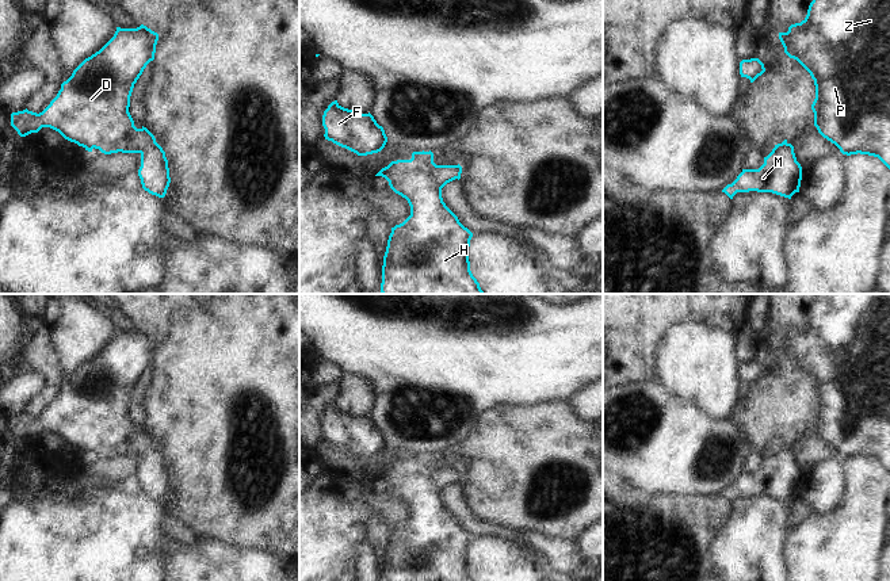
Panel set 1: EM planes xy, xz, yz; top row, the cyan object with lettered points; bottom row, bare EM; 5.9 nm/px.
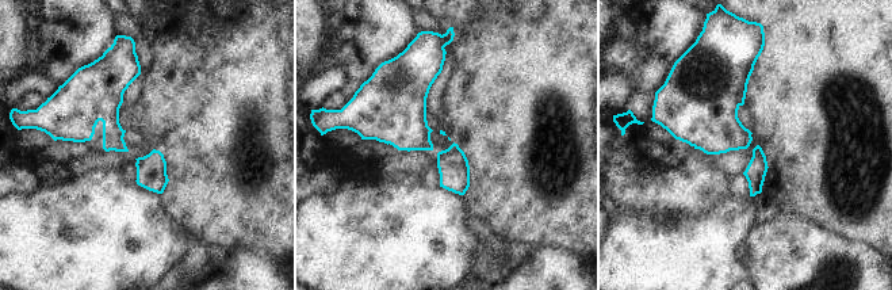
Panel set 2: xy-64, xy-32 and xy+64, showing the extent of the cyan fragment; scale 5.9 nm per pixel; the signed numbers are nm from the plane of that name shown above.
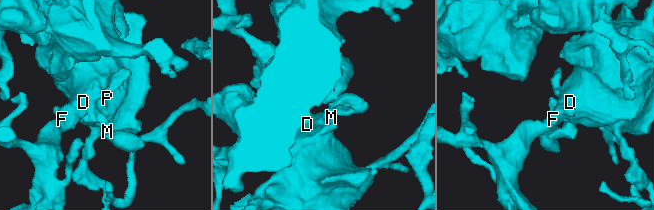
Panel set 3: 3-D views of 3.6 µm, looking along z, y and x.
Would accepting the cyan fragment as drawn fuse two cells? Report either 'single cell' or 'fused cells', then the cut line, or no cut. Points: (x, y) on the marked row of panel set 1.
single cell | no cut

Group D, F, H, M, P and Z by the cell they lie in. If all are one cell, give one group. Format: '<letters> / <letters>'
D F H M P Z

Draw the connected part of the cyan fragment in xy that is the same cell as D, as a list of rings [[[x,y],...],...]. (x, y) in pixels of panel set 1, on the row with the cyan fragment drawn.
[[[141,24],[137,28],[116,27],[114,37],[95,54],[85,58],[61,84],[61,89],[50,104],[39,114],[23,111],[11,114],[11,126],[20,137],[38,133],[42,127],[58,131],[65,139],[85,150],[99,149],[104,154],[140,153],[138,176],[142,188],[152,195],[164,198],[171,183],[165,152],[146,129],[137,129],[129,112],[134,84],[146,65],[154,60],[158,34]]]

